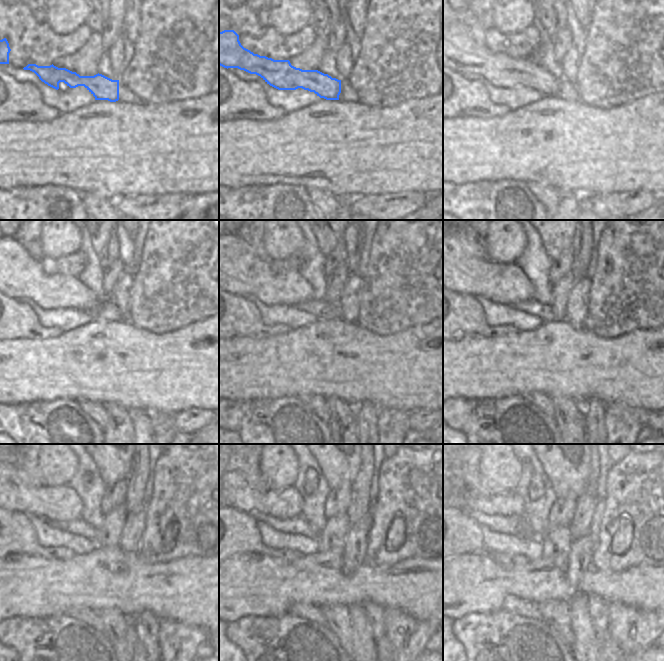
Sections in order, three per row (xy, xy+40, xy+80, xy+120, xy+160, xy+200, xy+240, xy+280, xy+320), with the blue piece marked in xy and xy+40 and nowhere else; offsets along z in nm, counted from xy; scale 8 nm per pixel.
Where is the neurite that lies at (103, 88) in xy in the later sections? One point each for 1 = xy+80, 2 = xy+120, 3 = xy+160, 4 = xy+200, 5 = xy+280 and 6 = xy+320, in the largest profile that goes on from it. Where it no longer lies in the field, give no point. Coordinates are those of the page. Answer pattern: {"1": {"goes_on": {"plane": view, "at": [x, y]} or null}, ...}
{"1": {"goes_on": {"plane": "xy+80", "at": [463, 55]}}, "2": {"goes_on": {"plane": "xy+120", "at": [15, 273]}}, "3": {"goes_on": {"plane": "xy+160", "at": [239, 271]}}, "4": {"goes_on": {"plane": "xy+200", "at": [463, 271]}}, "5": {"goes_on": {"plane": "xy+280", "at": [287, 503]}}, "6": {"goes_on": {"plane": "xy+320", "at": [511, 504]}}}

